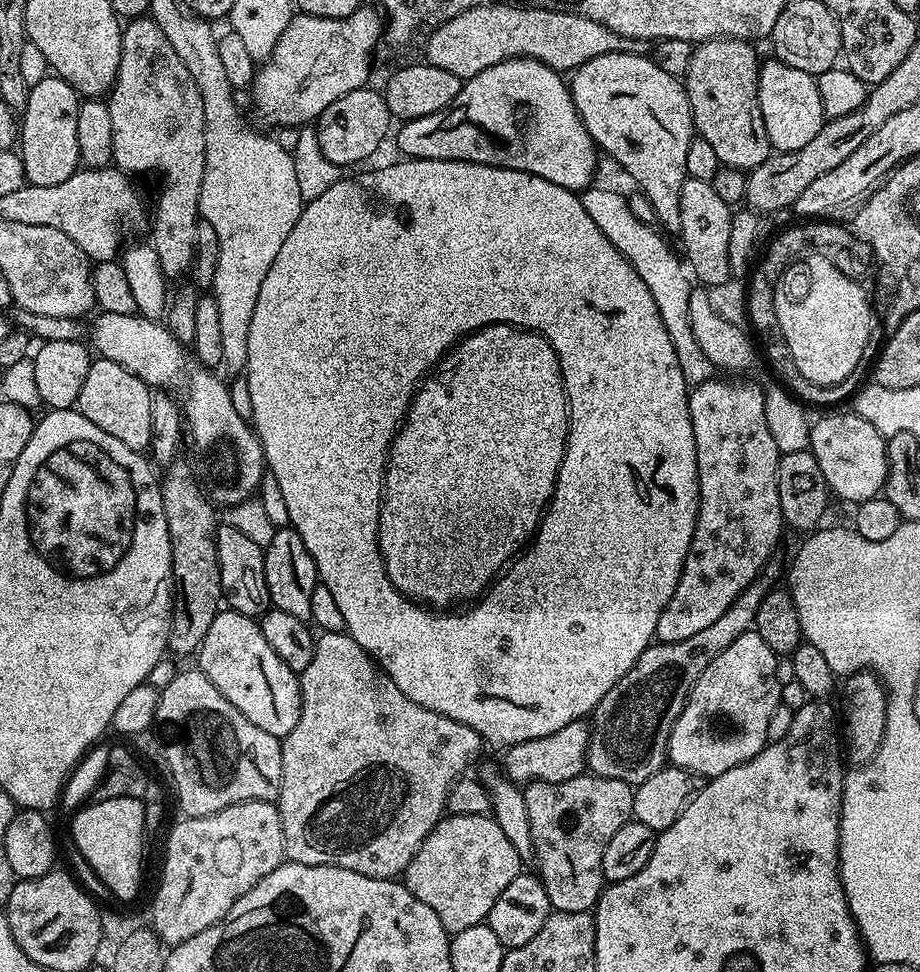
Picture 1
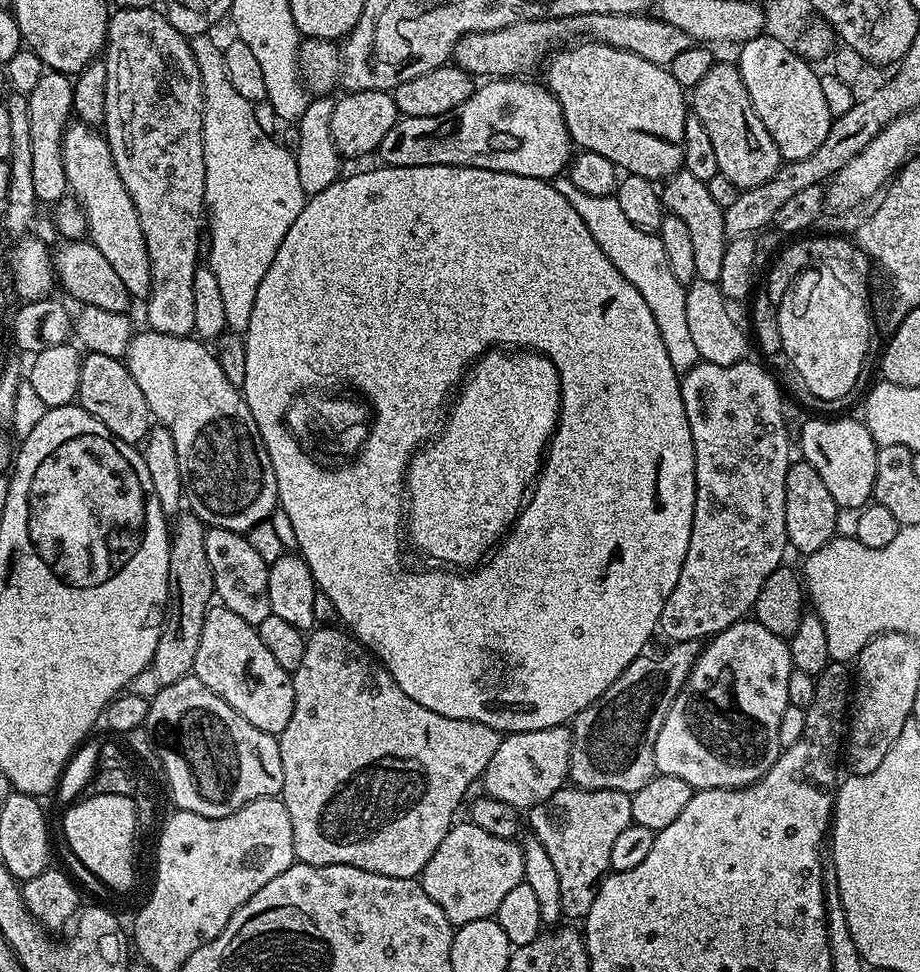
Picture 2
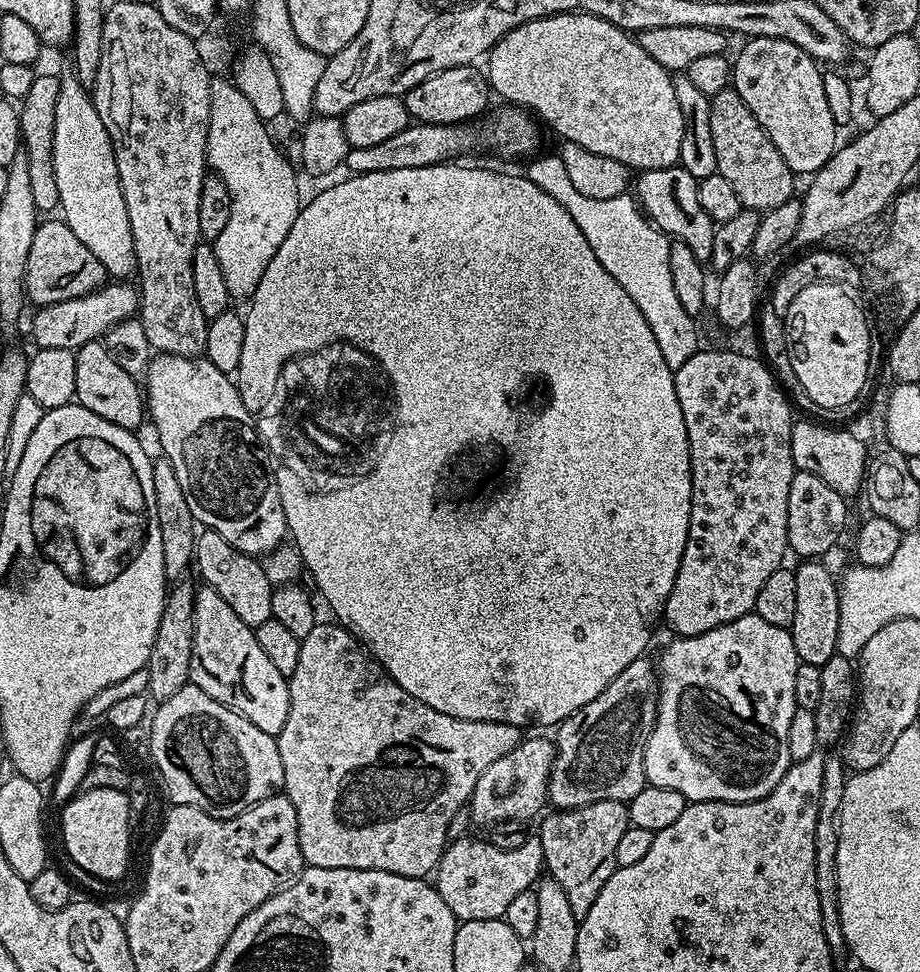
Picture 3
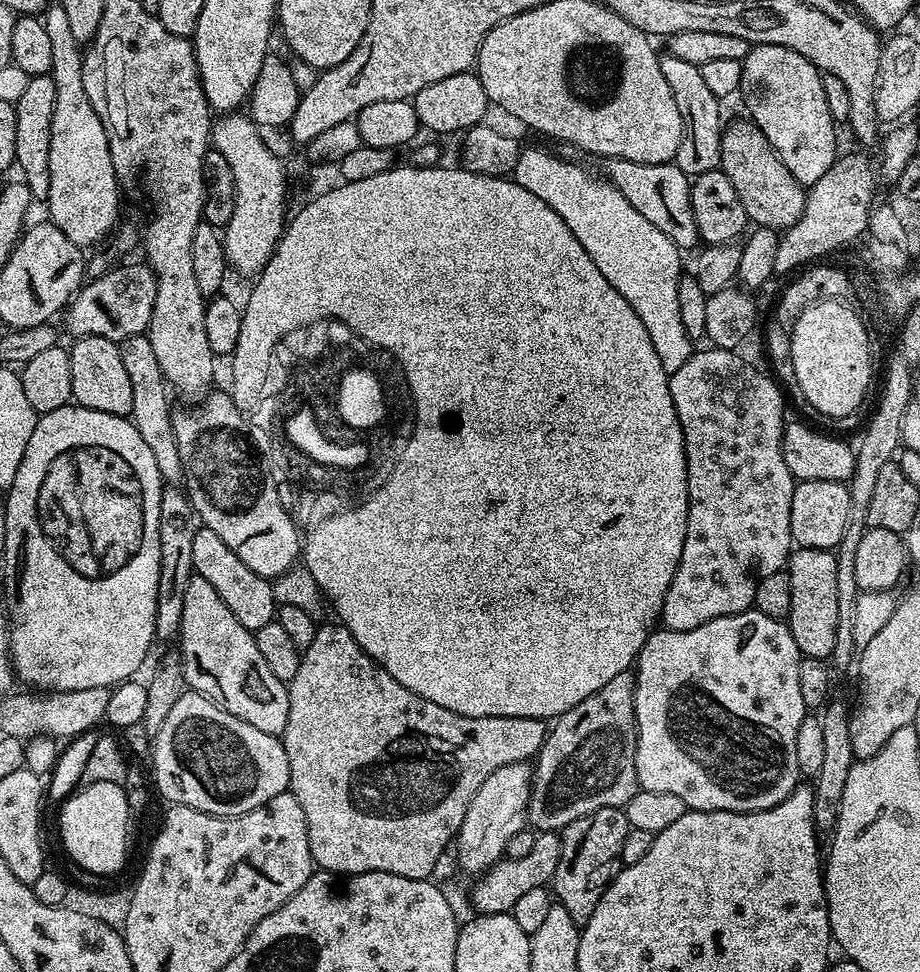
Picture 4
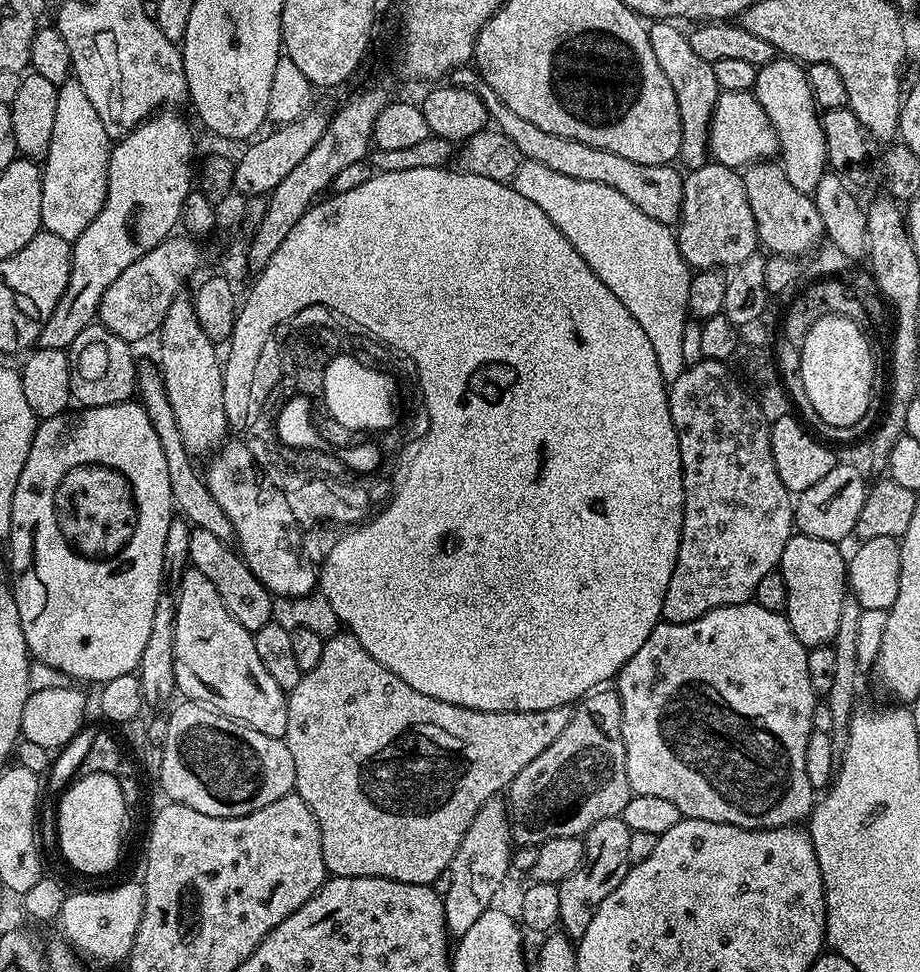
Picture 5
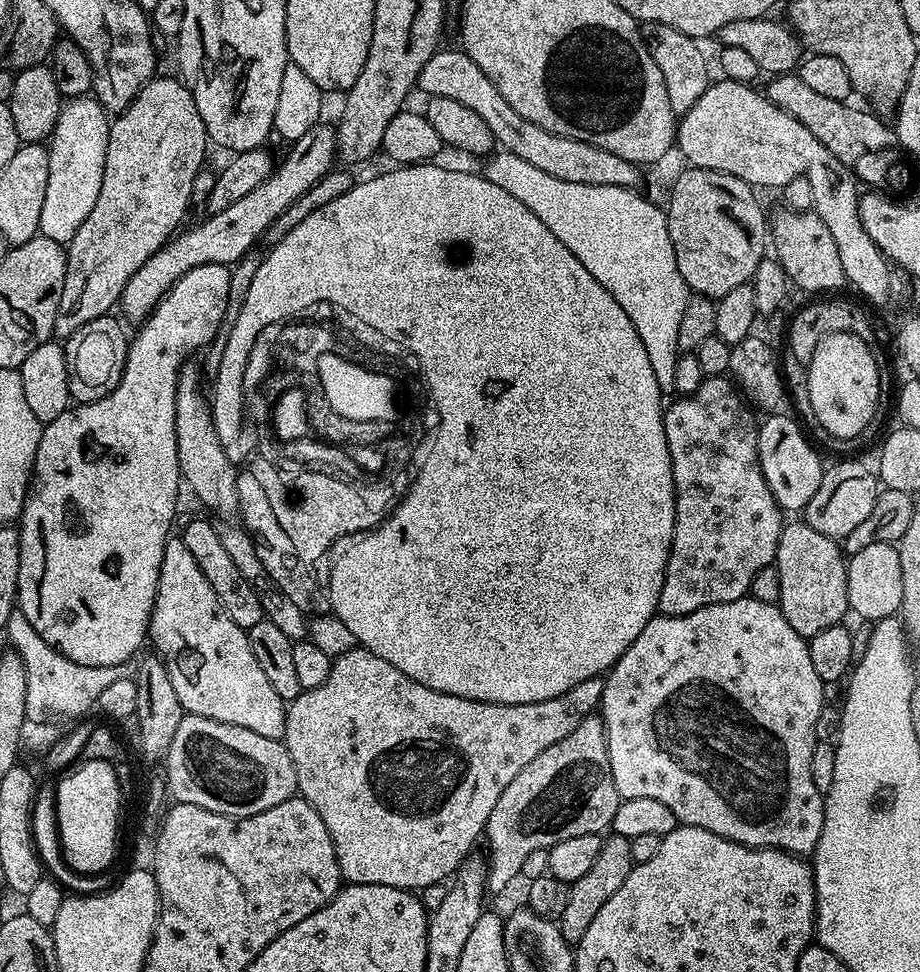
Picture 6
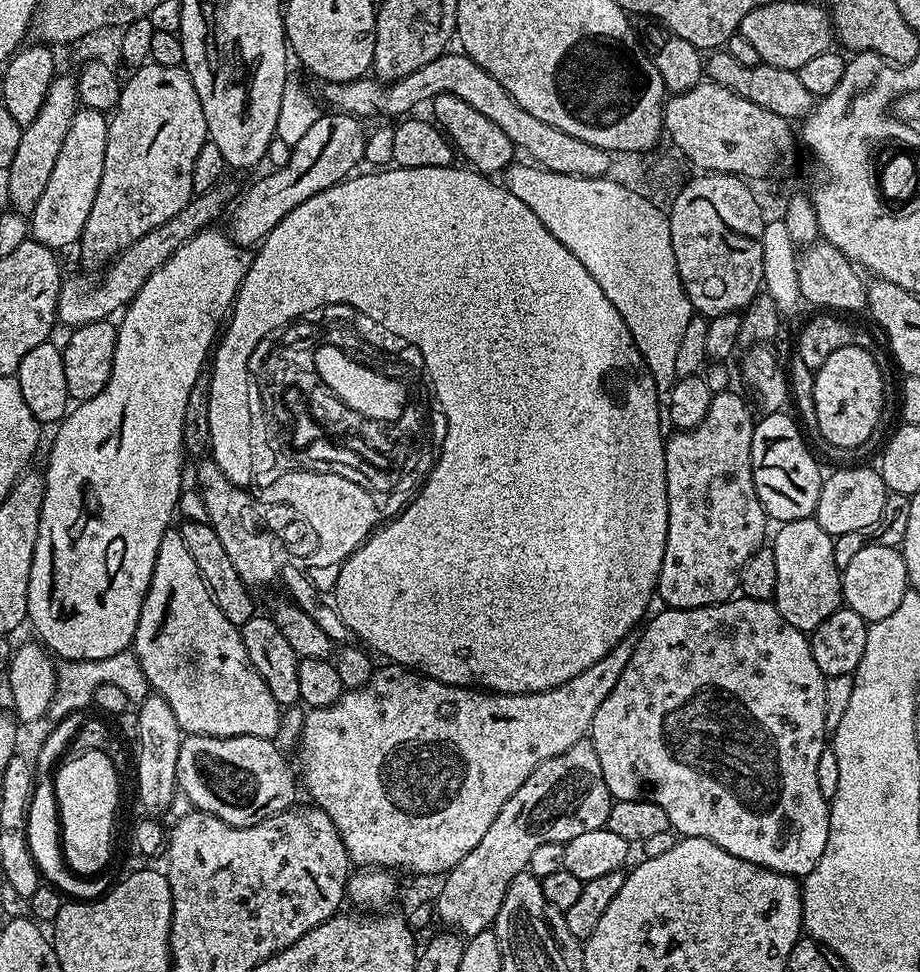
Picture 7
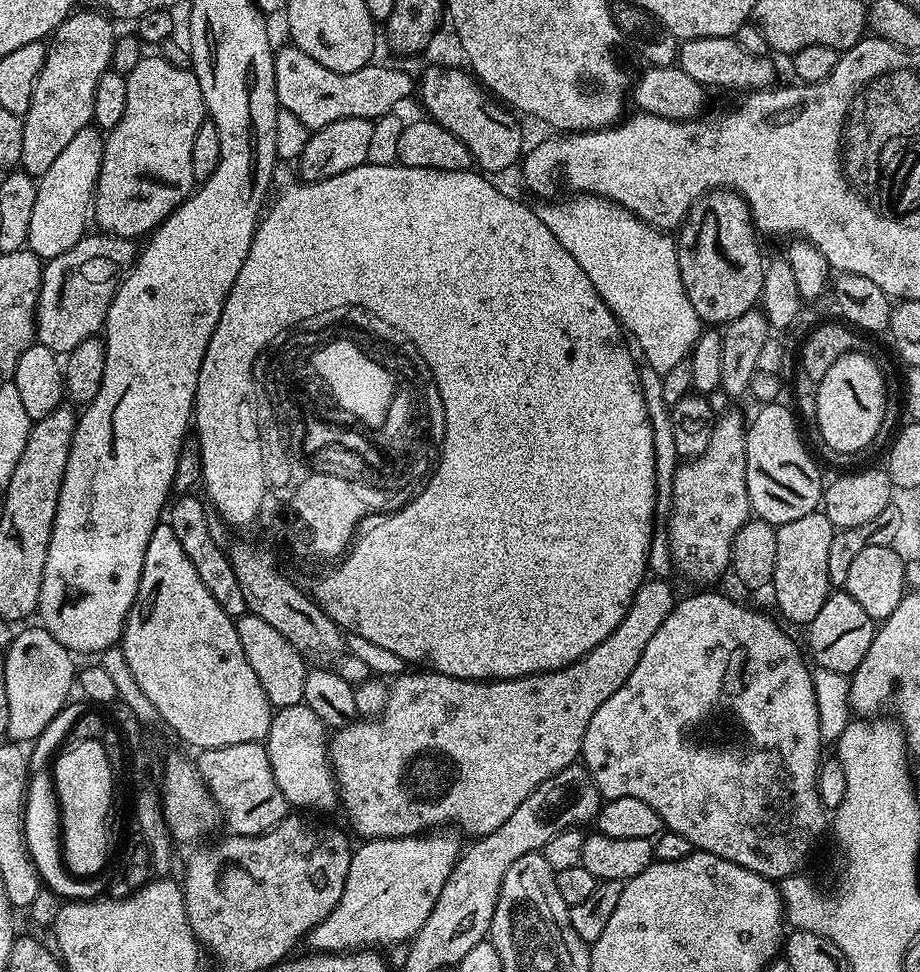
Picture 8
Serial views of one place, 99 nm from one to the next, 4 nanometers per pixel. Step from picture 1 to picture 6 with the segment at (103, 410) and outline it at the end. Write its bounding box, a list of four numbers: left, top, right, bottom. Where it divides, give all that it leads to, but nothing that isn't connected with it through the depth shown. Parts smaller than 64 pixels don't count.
[66,315,129,404]

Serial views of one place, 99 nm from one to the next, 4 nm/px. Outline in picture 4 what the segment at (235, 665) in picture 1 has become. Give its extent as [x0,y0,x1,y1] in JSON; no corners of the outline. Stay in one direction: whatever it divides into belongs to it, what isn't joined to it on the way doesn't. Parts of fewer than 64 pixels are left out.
[178,574,290,737]

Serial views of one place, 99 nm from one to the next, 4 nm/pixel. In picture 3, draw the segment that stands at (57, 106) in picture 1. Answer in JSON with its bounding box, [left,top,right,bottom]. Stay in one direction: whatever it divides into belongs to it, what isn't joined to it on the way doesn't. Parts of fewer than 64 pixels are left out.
[19,74,60,214]

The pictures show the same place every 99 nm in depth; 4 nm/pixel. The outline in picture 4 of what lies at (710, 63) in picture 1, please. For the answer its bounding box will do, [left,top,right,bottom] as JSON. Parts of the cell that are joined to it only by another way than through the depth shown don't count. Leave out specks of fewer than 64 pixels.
[719,119,805,230]

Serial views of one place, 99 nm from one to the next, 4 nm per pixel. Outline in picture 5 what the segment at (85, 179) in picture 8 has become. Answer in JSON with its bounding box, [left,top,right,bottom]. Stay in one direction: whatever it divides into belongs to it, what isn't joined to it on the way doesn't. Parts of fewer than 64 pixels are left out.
[42,78,110,241]

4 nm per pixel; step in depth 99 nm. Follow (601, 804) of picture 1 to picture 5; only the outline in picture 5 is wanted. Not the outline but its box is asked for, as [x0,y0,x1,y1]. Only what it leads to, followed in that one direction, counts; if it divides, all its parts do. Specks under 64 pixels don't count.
[558,816,631,941]

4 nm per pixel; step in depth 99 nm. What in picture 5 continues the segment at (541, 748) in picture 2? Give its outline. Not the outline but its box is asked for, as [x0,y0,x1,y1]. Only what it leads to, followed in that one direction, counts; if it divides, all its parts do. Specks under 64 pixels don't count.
[443,798,514,938]

